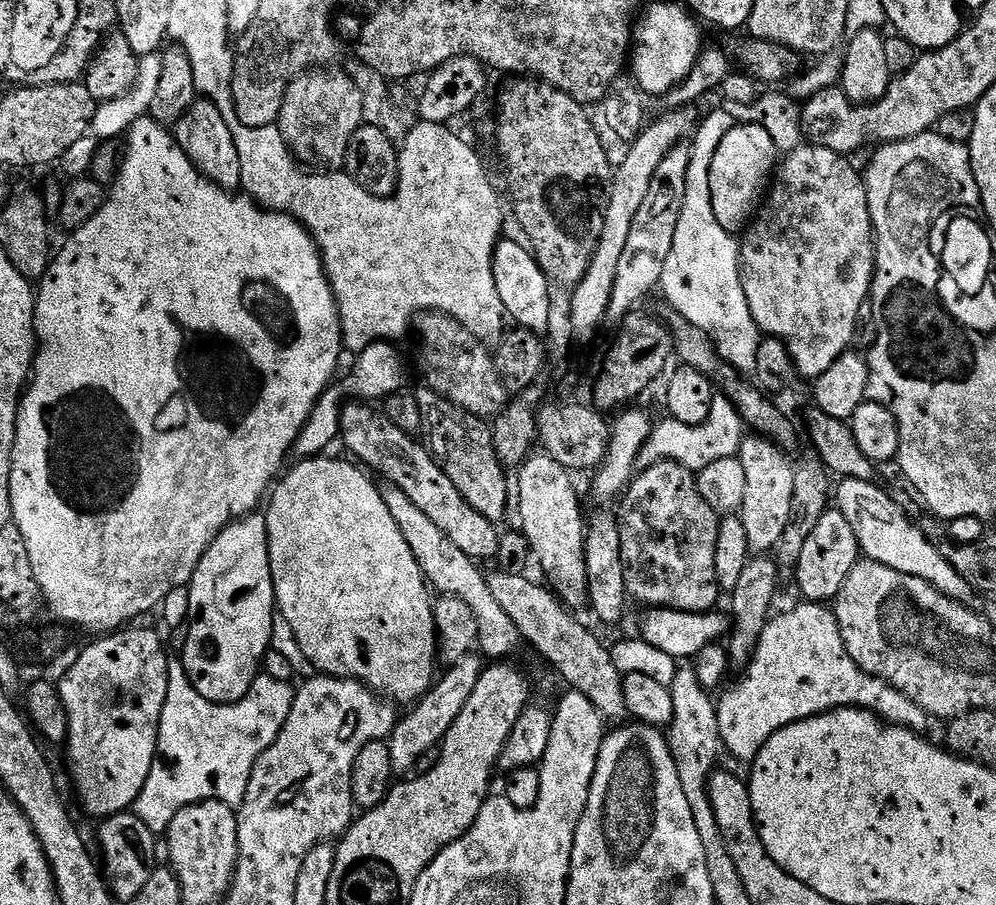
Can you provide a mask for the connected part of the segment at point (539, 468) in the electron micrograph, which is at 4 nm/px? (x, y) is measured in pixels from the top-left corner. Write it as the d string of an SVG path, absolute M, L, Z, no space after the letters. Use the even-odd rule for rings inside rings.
M547 454L529 455L528 459L520 465L518 475L520 481L515 481L514 492L520 495L520 524L526 539L532 547L532 555L544 567L548 575L547 583L554 589L556 595L569 609L577 610L589 603L588 601L588 574L584 561L584 537L586 535L586 516L580 513L580 500L576 497L576 488L572 485L573 477L569 469L563 468L554 462Z

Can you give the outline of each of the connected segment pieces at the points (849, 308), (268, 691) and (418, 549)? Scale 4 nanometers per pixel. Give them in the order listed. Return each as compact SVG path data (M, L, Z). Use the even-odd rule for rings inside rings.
M801 143L801 148L796 148L788 157L783 157L782 163L774 173L774 179L770 184L770 191L763 201L762 207L757 211L754 219L747 225L740 246L740 281L742 290L746 294L746 302L750 306L750 314L754 322L760 327L765 337L780 340L790 350L790 356L794 358L797 373L801 377L815 378L826 374L838 358L851 349L851 339L854 335L854 322L857 321L858 309L862 302L870 299L872 291L872 273L876 270L876 242L872 230L872 219L868 209L868 195L864 185L864 176L851 164L849 157L842 152L826 150L820 144Z
M169 659L166 706L160 719L156 761L150 770L150 778L146 778L142 786L142 794L136 799L136 816L146 822L153 834L164 834L180 808L200 804L204 800L221 800L223 804L240 805L246 798L246 786L250 782L254 762L258 762L260 755L278 738L286 718L290 718L295 697L296 688L289 681L260 674L237 704L215 704L194 690L184 669L183 659Z
M384 482L379 485L379 490L382 502L386 502L394 522L398 522L398 530L402 530L402 538L410 542L410 550L414 550L414 558L424 571L425 581L437 593L462 598L462 602L474 610L474 618L478 622L479 651L485 657L492 656L488 658L496 662L511 657L508 655L522 644L521 635L510 615L502 610L497 599L490 594L487 577L484 572L480 573L481 565L462 554L462 550L458 550L458 546L454 546L454 542L450 542L450 538L446 538L446 534L442 534L442 530L438 530L438 526L434 526L434 522L430 522L430 518L426 518L426 514L422 514L422 510L418 510L418 506L414 506L410 498L402 494L402 490L398 490L398 486Z

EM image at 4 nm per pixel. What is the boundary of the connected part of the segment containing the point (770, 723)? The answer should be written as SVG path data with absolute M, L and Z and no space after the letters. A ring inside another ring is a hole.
M800 602L797 608L789 612L773 615L762 630L762 638L752 655L752 661L743 669L744 677L724 696L724 704L717 705L719 734L721 745L736 760L751 762L766 746L766 742L780 728L797 724L799 720L809 720L824 712L833 712L835 708L866 708L876 713L888 724L901 726L909 723L912 715L918 718L925 715L922 706L915 704L902 690L890 686L882 678L864 672L850 658L842 640L835 611L824 604Z

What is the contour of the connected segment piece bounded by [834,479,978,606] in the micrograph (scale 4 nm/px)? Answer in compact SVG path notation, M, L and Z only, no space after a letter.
M841 479L834 488L835 507L844 515L846 522L850 522L863 559L890 566L890 570L898 570L914 578L922 578L946 598L960 604L975 605L978 593L968 585L966 578L954 570L943 551L924 535L919 523L915 519L912 521L913 517L898 507L893 493L883 492L877 484L871 480Z

